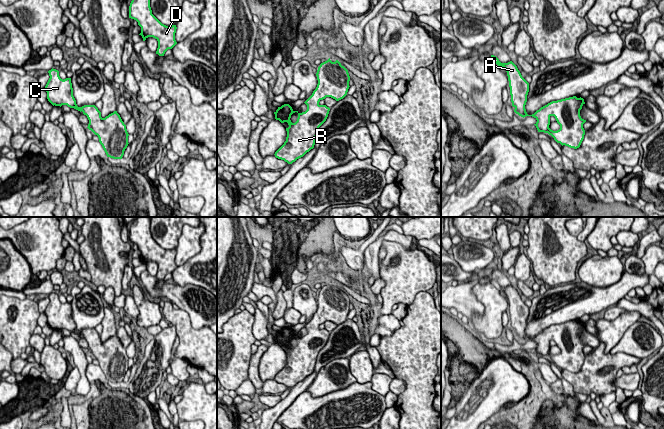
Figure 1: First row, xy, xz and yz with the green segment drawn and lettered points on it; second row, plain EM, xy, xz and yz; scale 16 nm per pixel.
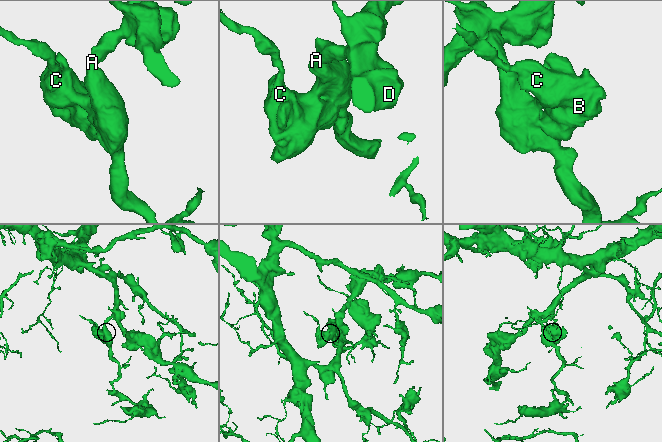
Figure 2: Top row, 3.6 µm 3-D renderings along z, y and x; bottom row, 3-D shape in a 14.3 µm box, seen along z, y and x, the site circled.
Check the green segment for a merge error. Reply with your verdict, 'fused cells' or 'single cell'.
single cell

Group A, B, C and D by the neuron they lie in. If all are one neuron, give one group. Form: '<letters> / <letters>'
A B C D

